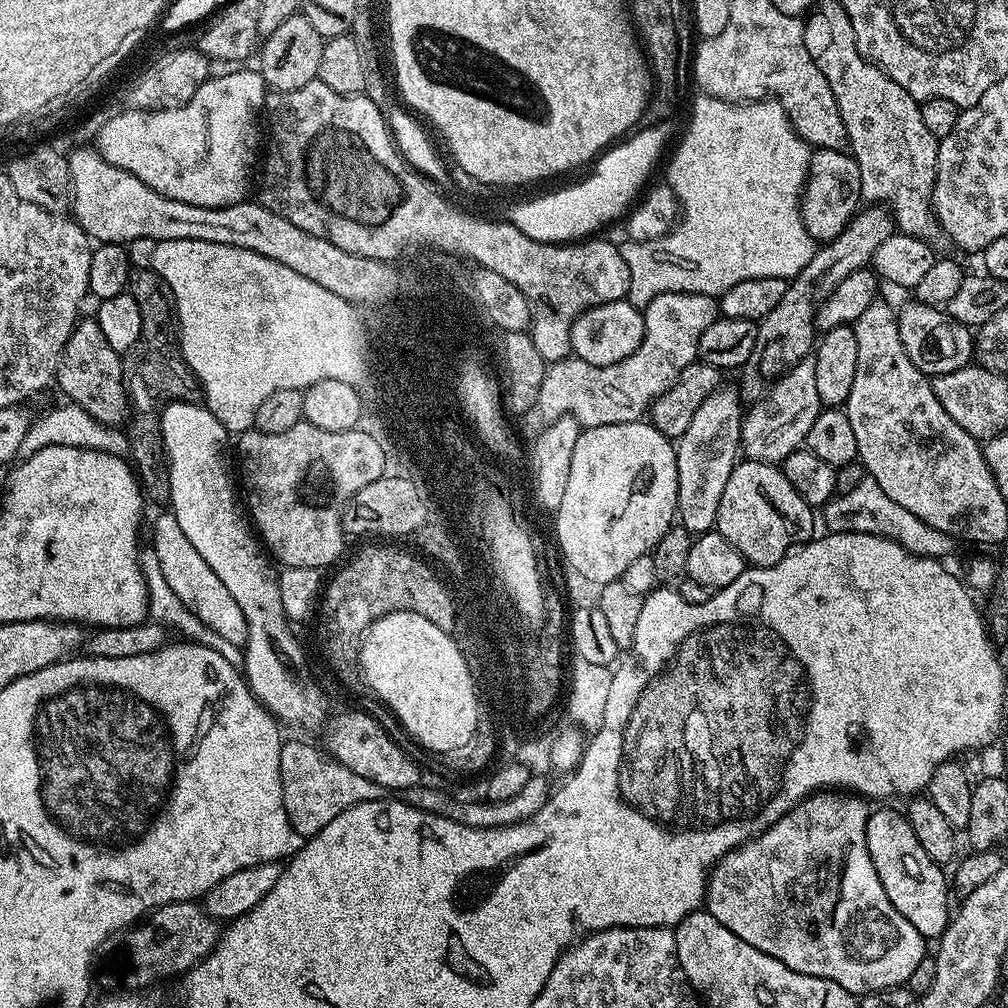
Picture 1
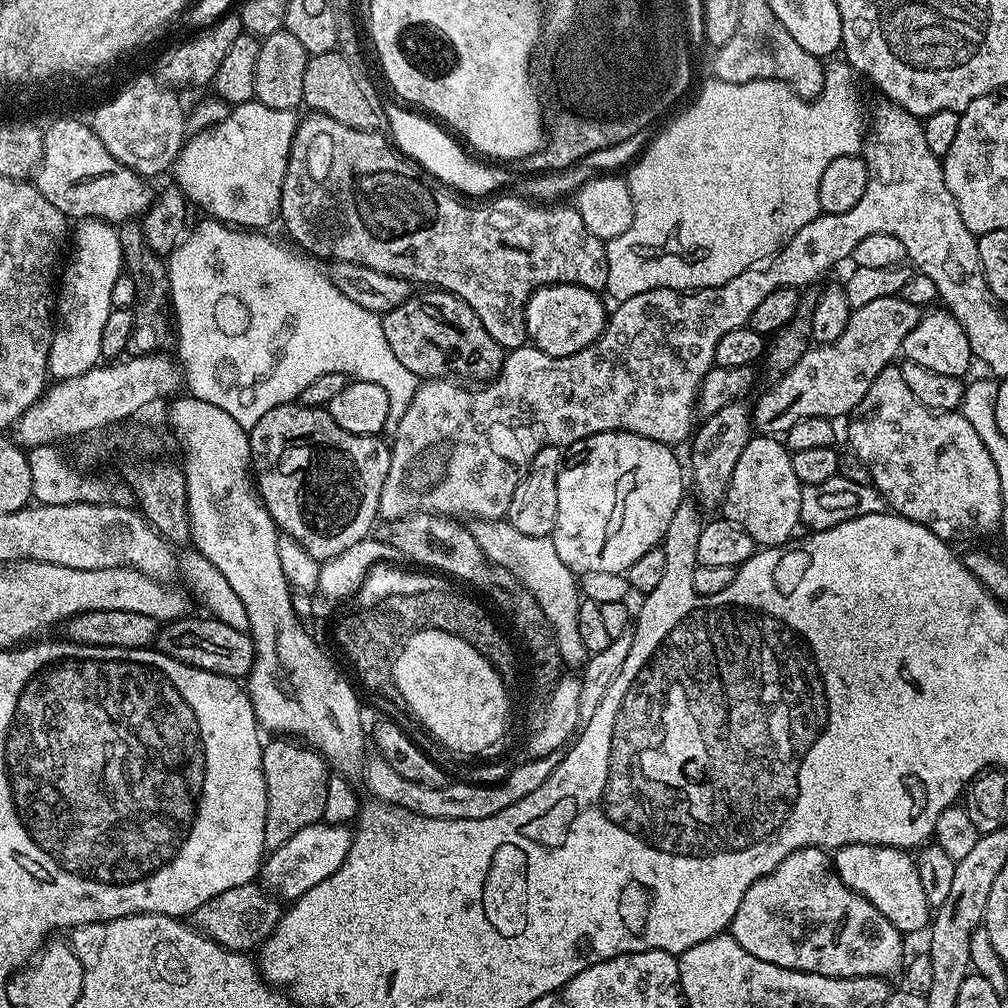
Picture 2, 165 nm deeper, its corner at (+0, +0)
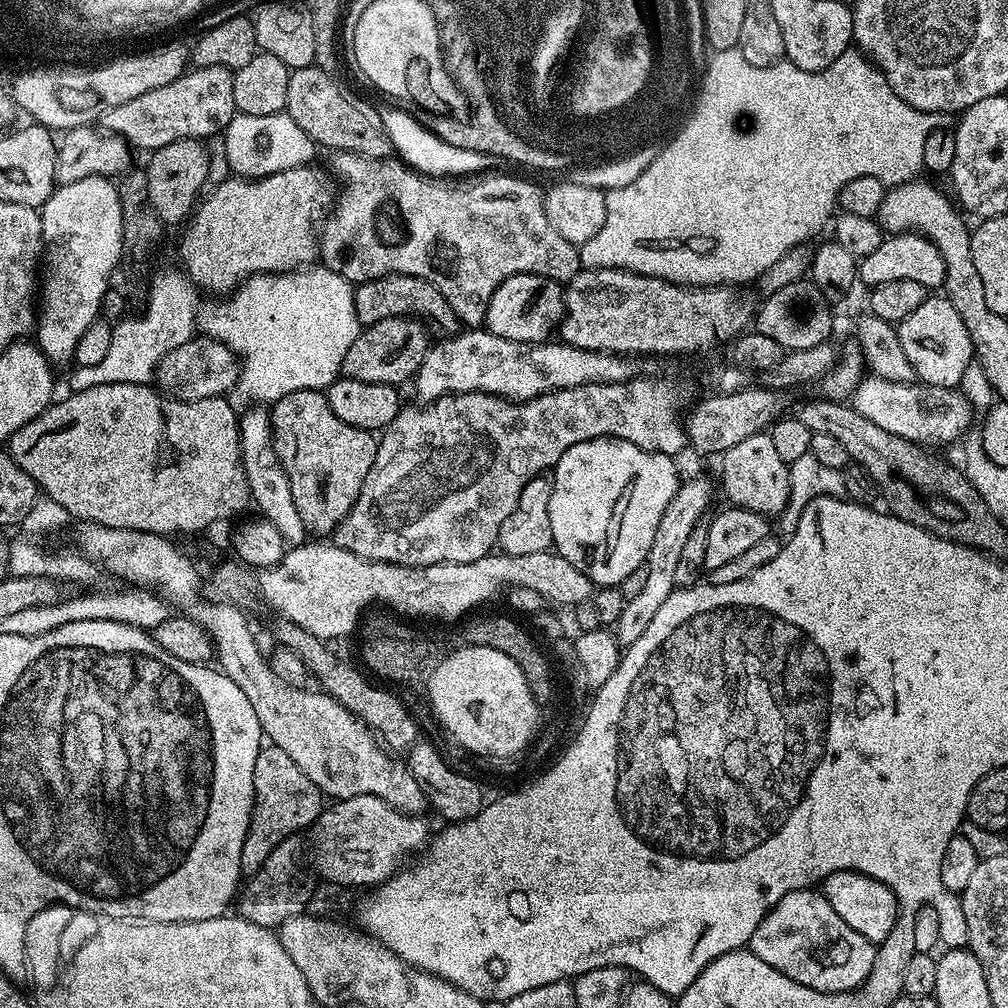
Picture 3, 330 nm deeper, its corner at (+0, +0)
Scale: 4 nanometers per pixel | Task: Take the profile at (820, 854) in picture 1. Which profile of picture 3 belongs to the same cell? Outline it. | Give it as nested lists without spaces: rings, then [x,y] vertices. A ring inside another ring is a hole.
[[[815,887],[794,890],[782,897],[758,922],[758,930],[748,939],[747,947],[766,966],[774,966],[786,978],[802,982],[812,994],[856,991],[870,974],[877,950],[877,945],[838,918],[823,891]]]

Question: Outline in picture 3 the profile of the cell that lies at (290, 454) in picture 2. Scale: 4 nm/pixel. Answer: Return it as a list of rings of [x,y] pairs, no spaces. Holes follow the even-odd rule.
[[[320,390],[286,394],[271,405],[270,415],[274,450],[290,482],[290,494],[294,494],[294,506],[298,506],[302,526],[313,537],[331,537],[346,514],[350,514],[362,482],[366,482],[366,474],[374,466],[377,437],[365,428],[342,422],[330,410],[327,395]]]

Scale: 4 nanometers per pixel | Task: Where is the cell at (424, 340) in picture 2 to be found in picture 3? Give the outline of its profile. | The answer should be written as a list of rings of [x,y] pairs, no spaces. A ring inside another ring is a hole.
[[[394,274],[374,278],[365,284],[355,285],[354,310],[362,326],[377,324],[391,316],[411,316],[423,322],[429,329],[437,328],[445,337],[455,336],[461,331],[460,319],[450,310],[450,302],[430,282],[406,274]]]

